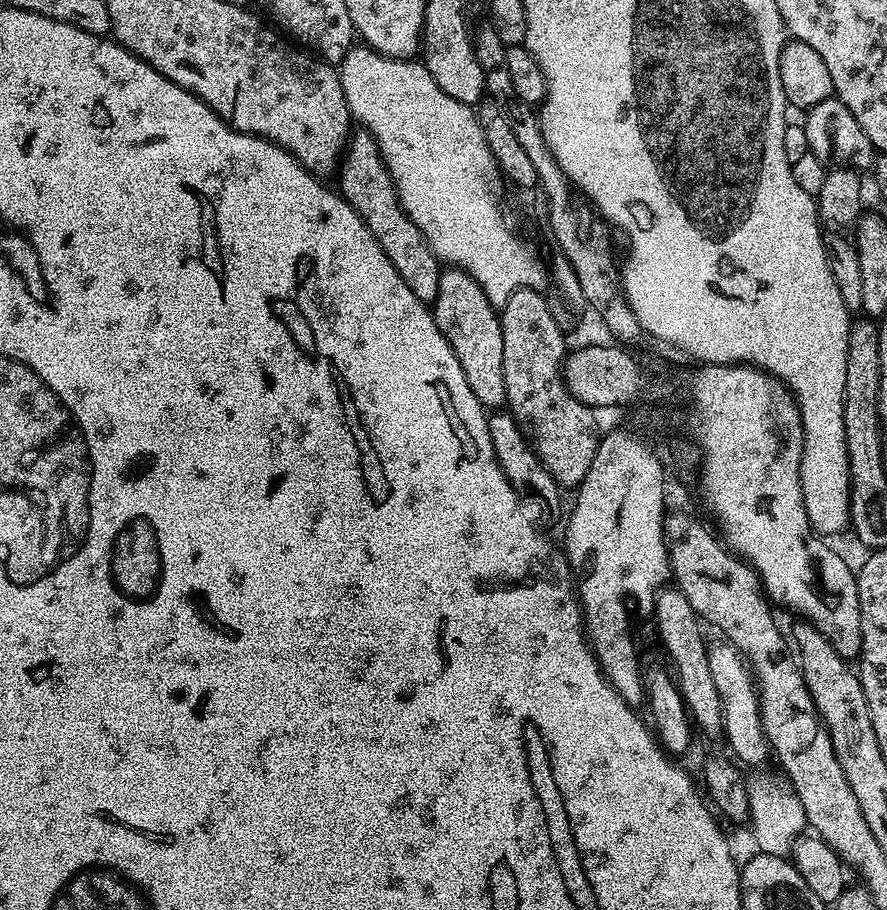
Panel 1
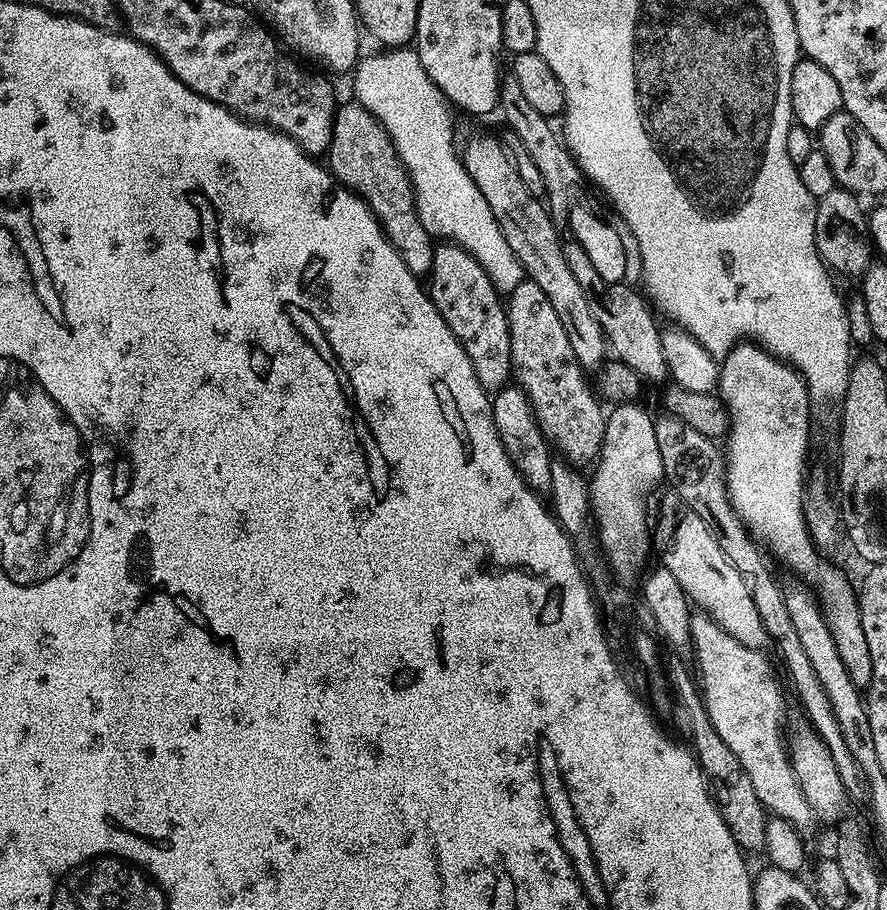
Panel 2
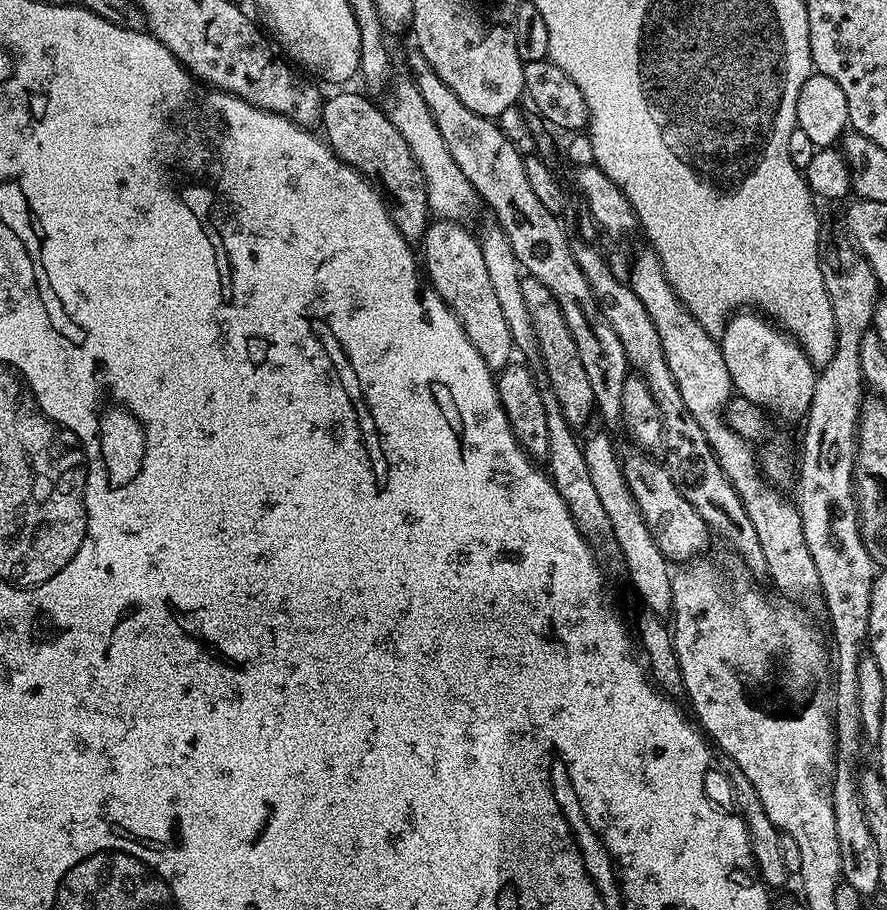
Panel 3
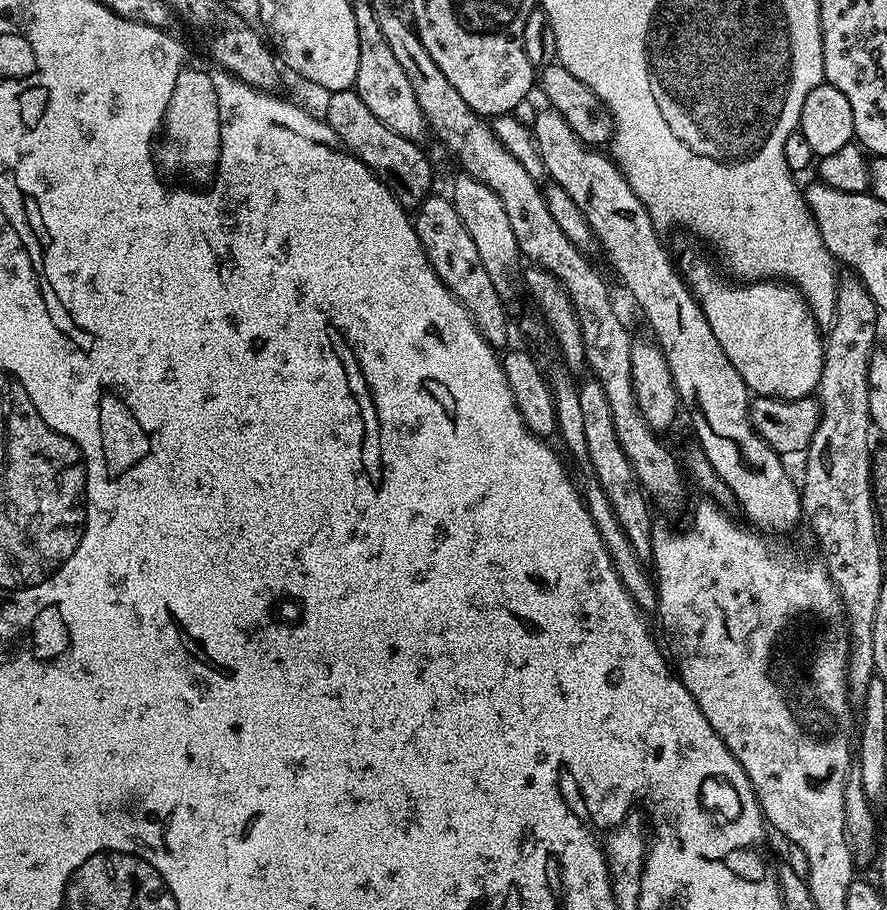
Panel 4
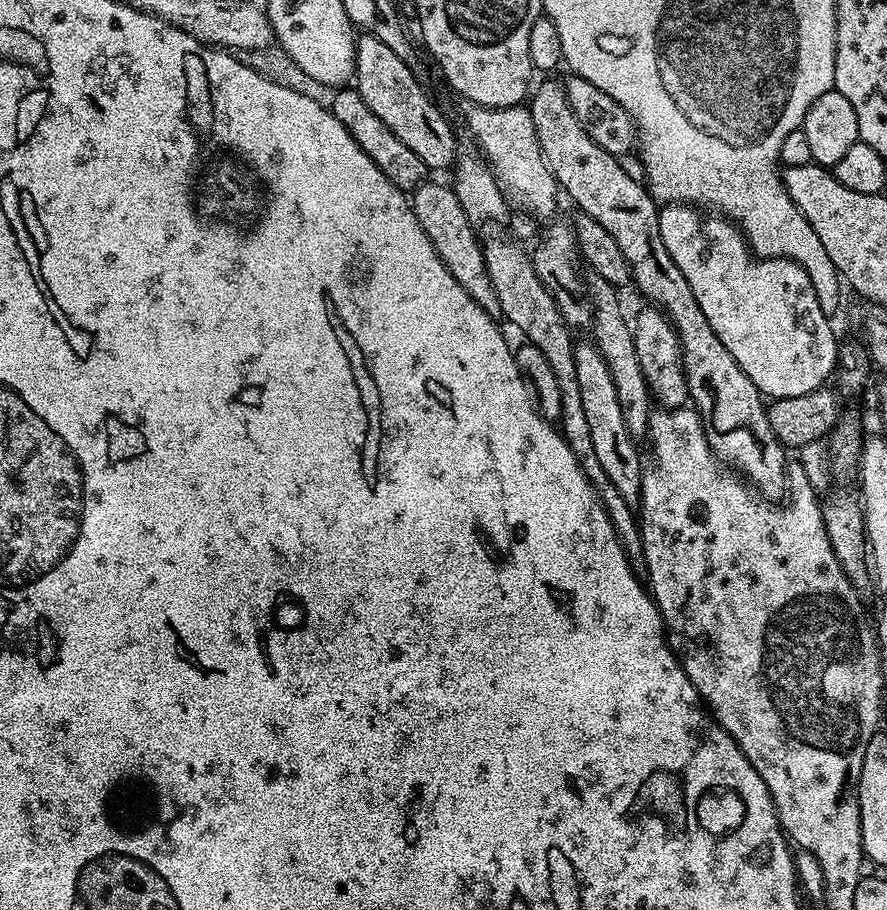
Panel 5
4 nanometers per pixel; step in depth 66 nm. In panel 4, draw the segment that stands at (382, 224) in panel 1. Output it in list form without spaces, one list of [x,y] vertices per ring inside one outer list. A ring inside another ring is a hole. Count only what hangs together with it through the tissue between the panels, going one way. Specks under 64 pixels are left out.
[[[352,88],[331,93],[327,99],[328,105],[325,106],[324,112],[322,111],[323,119],[327,120],[328,125],[334,130],[334,134],[338,134],[344,147],[349,152],[353,152],[390,189],[396,201],[405,210],[419,209],[422,201],[433,191],[432,164],[428,161],[427,154],[419,148],[421,145],[417,141],[406,139],[402,134],[394,134],[394,130],[390,130],[390,126],[386,126],[386,122],[382,122],[382,118],[376,117],[370,110],[370,106],[366,106],[366,102],[362,102],[360,95]]]

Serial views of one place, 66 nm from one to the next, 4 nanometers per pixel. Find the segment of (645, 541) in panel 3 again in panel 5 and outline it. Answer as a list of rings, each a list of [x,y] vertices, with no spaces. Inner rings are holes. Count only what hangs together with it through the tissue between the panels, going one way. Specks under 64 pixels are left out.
[[[590,340],[577,341],[574,344],[573,356],[583,411],[589,425],[595,455],[608,480],[612,482],[612,486],[620,492],[620,496],[624,497],[629,504],[637,503],[644,464],[641,453],[639,456],[635,446],[637,443],[629,433],[625,418],[622,417],[621,402],[618,401],[618,392],[614,387],[609,367],[606,366],[605,359],[602,358],[596,344]]]

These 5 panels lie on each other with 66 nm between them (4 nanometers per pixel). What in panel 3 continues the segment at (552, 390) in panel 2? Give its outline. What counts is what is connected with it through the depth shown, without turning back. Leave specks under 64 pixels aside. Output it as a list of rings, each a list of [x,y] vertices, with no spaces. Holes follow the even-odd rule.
[[[525,275],[521,288],[523,301],[526,302],[526,309],[533,320],[541,360],[553,384],[554,393],[558,396],[562,414],[571,426],[584,424],[594,416],[594,390],[590,390],[590,381],[586,379],[582,358],[578,358],[578,346],[574,346],[574,334],[570,334],[570,326],[566,326],[566,318],[562,318],[562,306],[558,306],[554,294],[550,294],[550,290],[542,286],[538,278]]]

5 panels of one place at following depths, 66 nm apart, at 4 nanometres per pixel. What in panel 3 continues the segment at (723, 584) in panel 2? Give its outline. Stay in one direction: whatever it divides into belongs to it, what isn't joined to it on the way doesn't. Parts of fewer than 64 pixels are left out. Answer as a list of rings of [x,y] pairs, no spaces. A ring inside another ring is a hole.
[[[635,450],[622,460],[625,482],[628,483],[645,518],[646,526],[658,542],[658,550],[669,562],[692,562],[701,555],[700,551],[708,544],[710,533],[702,514],[682,498],[682,490],[674,486],[674,478],[670,478],[670,470],[659,459],[656,460],[644,450]]]

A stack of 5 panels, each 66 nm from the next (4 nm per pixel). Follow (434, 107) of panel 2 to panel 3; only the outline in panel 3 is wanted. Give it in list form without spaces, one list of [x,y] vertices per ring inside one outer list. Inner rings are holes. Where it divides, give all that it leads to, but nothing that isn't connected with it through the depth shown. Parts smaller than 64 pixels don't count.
[[[404,78],[393,86],[392,108],[387,109],[387,114],[394,122],[398,134],[406,138],[406,146],[410,146],[410,154],[414,154],[426,178],[431,215],[442,220],[463,221],[463,216],[472,208],[472,200],[477,199],[476,191],[472,189],[470,182],[466,182],[466,174],[458,170],[454,158],[450,158],[450,150],[446,150],[446,142],[442,142],[442,134],[438,134],[438,126],[422,94],[418,94],[418,86],[411,79]]]

